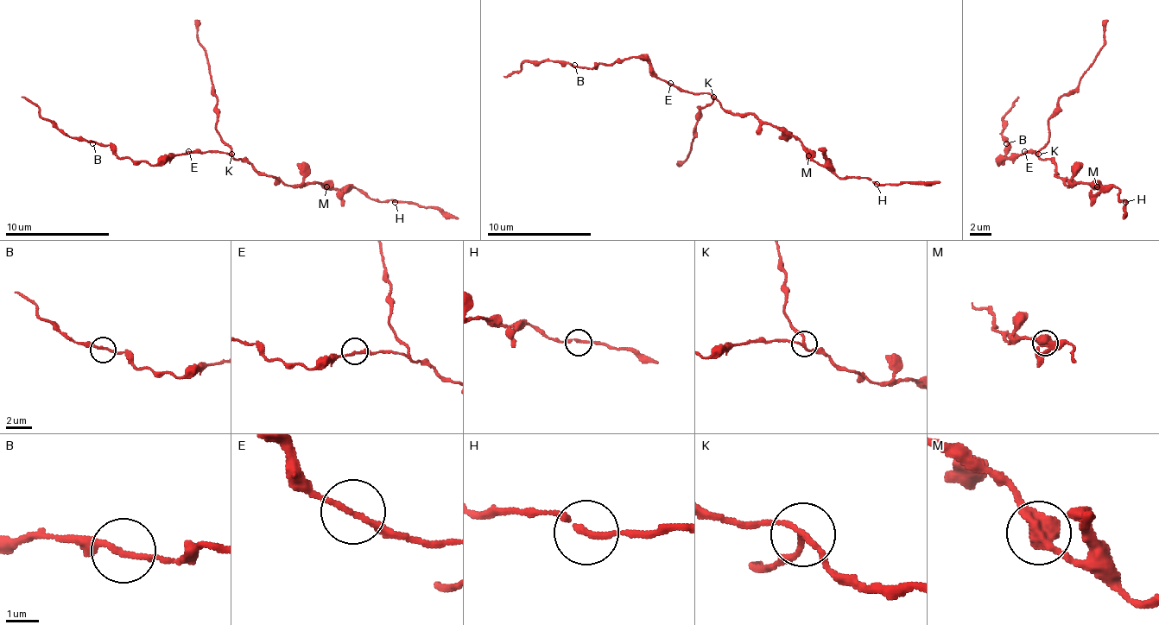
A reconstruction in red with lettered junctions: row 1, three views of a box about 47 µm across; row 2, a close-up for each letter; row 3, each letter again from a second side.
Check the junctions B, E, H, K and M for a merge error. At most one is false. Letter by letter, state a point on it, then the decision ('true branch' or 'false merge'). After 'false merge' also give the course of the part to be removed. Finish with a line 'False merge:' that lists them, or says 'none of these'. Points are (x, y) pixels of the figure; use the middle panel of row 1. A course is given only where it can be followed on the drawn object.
B: place (574, 65); true branch
E: place (670, 83); true branch
H: place (877, 184); true branch
K: place (713, 97); false merge; course (714, 96), (706, 106), (699, 106), (696, 135), (688, 156), (675, 164)
M: place (808, 155); true branch
False merge: K

